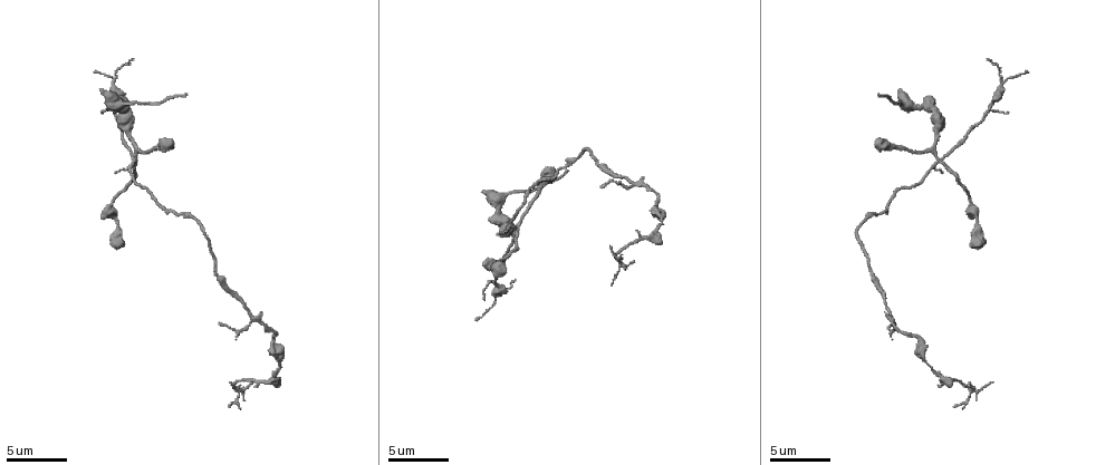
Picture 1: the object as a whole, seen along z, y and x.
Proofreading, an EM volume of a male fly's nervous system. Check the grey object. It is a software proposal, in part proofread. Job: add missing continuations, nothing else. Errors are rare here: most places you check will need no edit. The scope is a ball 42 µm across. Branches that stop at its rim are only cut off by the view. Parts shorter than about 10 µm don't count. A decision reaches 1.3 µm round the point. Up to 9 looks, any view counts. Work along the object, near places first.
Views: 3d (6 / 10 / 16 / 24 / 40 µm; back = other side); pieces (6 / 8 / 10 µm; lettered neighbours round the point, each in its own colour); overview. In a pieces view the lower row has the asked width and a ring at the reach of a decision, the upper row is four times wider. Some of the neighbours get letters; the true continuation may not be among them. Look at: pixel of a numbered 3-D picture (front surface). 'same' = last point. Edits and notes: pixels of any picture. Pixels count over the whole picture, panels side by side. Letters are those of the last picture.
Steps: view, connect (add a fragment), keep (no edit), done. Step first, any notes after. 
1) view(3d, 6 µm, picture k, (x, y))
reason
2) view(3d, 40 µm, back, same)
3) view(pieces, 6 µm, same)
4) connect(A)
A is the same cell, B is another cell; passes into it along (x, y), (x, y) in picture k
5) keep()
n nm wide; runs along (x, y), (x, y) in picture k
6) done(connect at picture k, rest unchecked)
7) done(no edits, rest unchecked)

view(pieces, 8 µm, picture 1, (940, 171))
tapers out

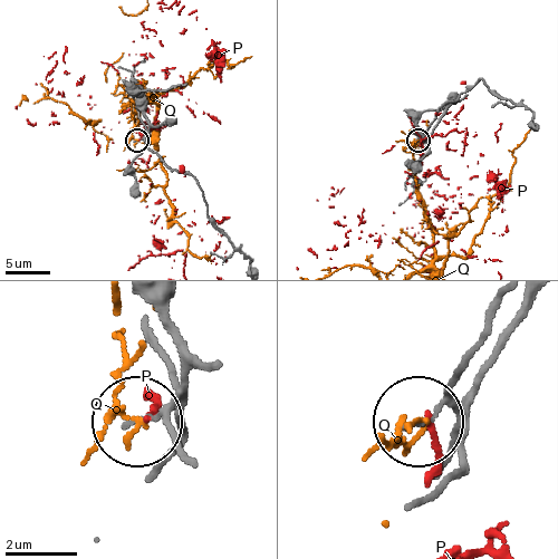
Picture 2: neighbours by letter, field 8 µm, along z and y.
keep()
P and Q are other cells; no lettered fragment goes on from it

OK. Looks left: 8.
view(pieces, 6 µm, picture 1, (1005, 114))
tapers out

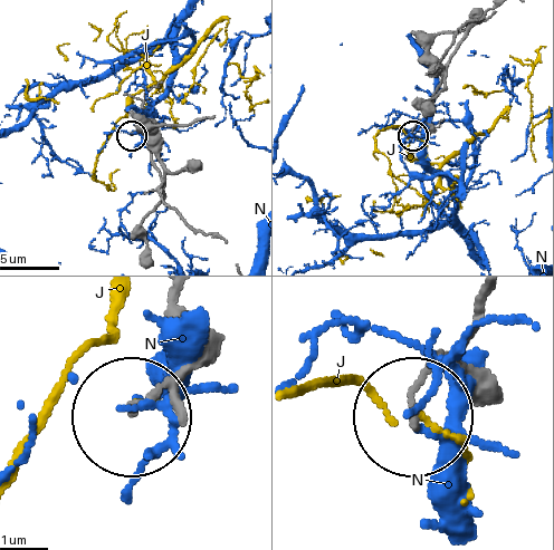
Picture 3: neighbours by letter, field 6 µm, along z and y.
keep()
J and N are other cells; none of them fits

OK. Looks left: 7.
view(3d, 6 µm, picture 1, (514, 281))
an open end

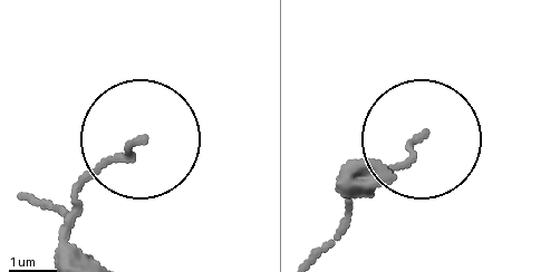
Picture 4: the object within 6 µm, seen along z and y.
view(pieces, 6 µm, picture 4, (420, 133))
see the neighbours

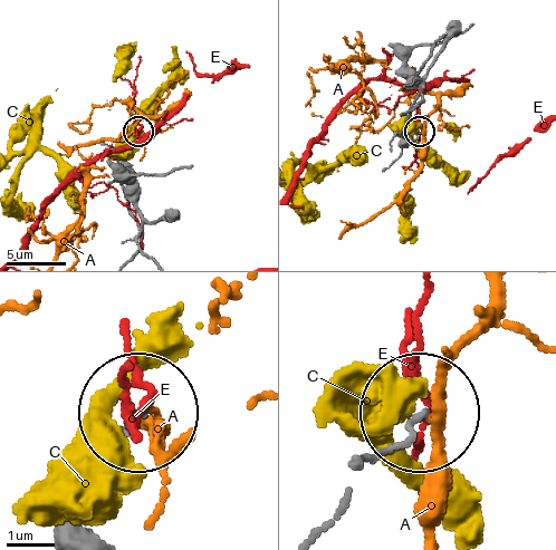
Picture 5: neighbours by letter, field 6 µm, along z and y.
keep()
110 nm wide; A, C and E are other cells; runs along (362, 460), (393, 449), (413, 416) in picture 5; none of them fits

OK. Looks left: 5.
view(pieces, 10 µm, picture 1, (979, 245))
branch stops here

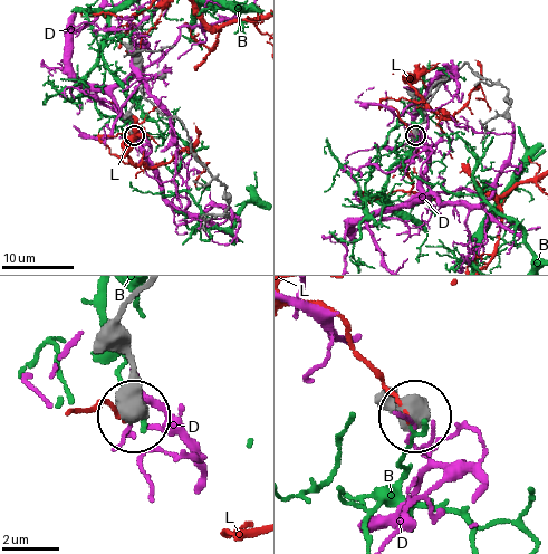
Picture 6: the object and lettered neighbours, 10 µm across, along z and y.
keep()
B, D and L are other cells; runs along (135, 297), (123, 311), (121, 340), (135, 375), (135, 417) in picture 6; none of them fits

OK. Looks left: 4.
done(no edits, rest unchecked)

